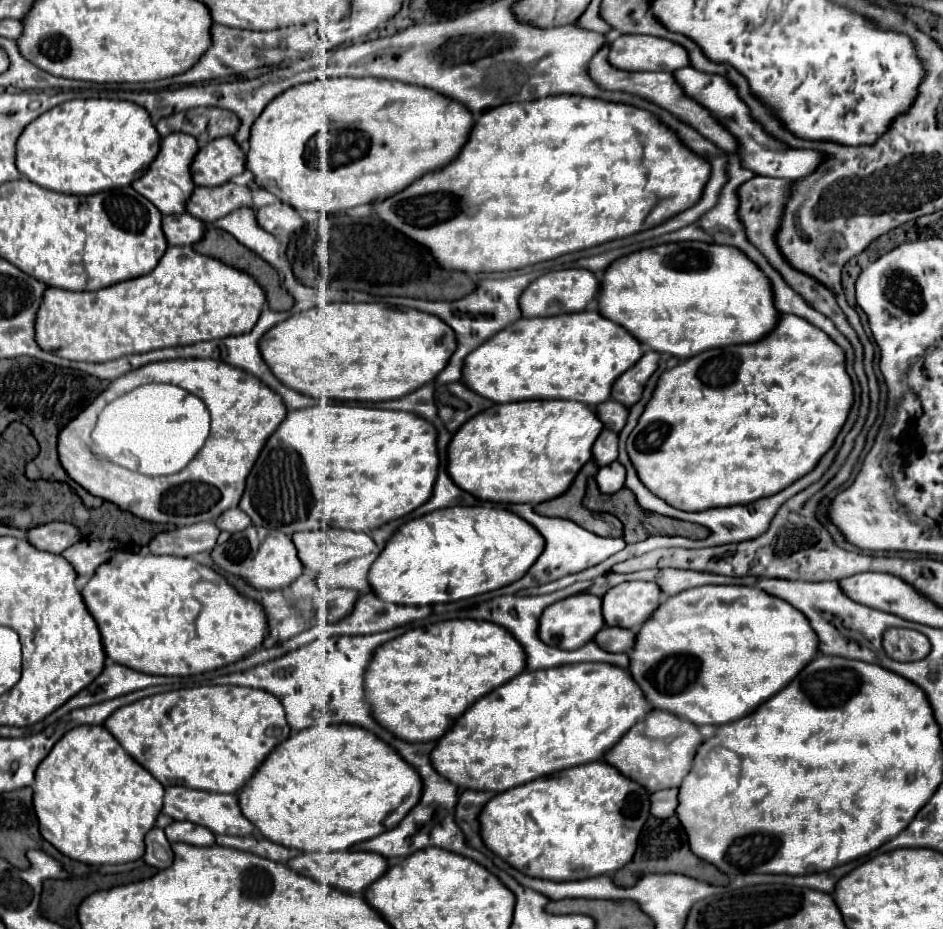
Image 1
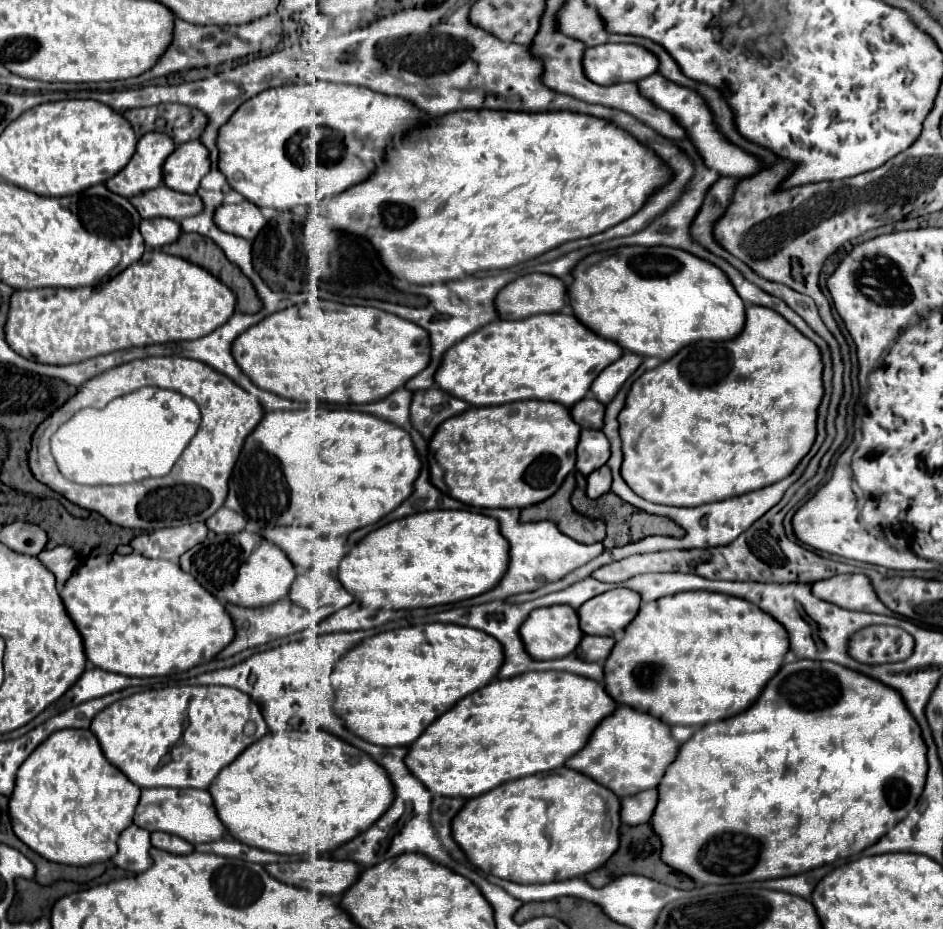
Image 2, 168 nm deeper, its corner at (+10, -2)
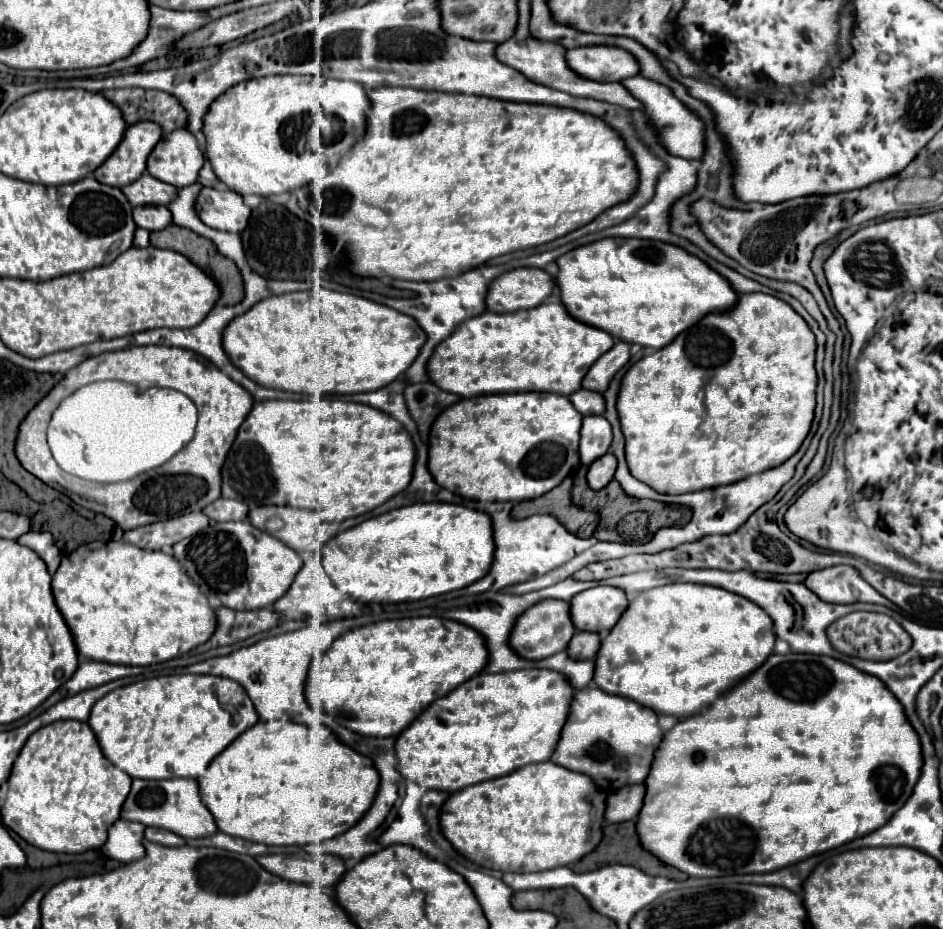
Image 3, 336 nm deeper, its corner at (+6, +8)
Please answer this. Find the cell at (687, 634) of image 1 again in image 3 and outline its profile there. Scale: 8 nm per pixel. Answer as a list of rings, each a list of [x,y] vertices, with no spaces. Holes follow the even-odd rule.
[[[669,583],[647,589],[629,603],[623,617],[601,643],[595,657],[593,681],[601,691],[631,699],[659,715],[689,717],[703,711],[715,697],[721,697],[731,685],[737,685],[745,675],[763,665],[765,657],[773,651],[773,643],[771,617],[751,601],[745,601],[745,597],[713,585]]]

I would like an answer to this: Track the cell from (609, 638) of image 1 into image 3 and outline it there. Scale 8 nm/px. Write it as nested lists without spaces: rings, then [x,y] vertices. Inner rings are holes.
[[[579,631],[573,635],[573,639],[567,645],[567,655],[571,659],[593,659],[595,653],[599,651],[599,635],[597,633],[589,633],[589,631]]]

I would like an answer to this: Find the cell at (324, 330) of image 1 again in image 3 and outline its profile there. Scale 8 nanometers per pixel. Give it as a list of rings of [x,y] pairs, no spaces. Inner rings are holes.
[[[315,285],[311,291],[271,295],[251,311],[235,317],[221,333],[221,345],[231,363],[259,385],[303,395],[347,395],[381,389],[405,373],[425,341],[423,329],[411,317],[369,299],[337,293]]]

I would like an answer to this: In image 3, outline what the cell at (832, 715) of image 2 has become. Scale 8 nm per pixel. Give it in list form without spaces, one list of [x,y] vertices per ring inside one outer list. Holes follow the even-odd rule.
[[[799,653],[769,655],[759,669],[755,669],[727,693],[717,697],[705,711],[681,719],[671,731],[663,735],[663,741],[655,751],[649,775],[645,779],[647,793],[637,817],[637,835],[645,851],[649,851],[667,865],[677,867],[689,877],[771,873],[791,863],[803,861],[811,855],[835,849],[885,825],[913,793],[915,781],[919,779],[919,765],[923,765],[923,757],[919,753],[919,737],[911,729],[907,717],[903,717],[903,707],[899,705],[899,701],[895,701],[895,697],[891,697],[891,693],[883,689],[883,683],[877,677],[859,673],[859,669],[851,669],[851,665],[839,663],[833,657],[815,657]]]

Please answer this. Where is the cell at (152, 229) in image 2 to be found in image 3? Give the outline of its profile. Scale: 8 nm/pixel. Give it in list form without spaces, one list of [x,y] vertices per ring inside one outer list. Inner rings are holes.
[[[155,205],[135,207],[133,221],[137,227],[143,227],[147,231],[159,231],[171,223],[171,213],[167,207],[155,207]]]

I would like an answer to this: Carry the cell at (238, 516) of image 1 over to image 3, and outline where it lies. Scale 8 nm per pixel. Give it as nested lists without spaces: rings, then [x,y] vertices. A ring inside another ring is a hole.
[[[219,497],[211,505],[207,505],[203,509],[203,513],[209,519],[215,519],[215,521],[243,521],[247,517],[247,513],[249,513],[249,507],[245,503],[241,503],[241,501]]]

